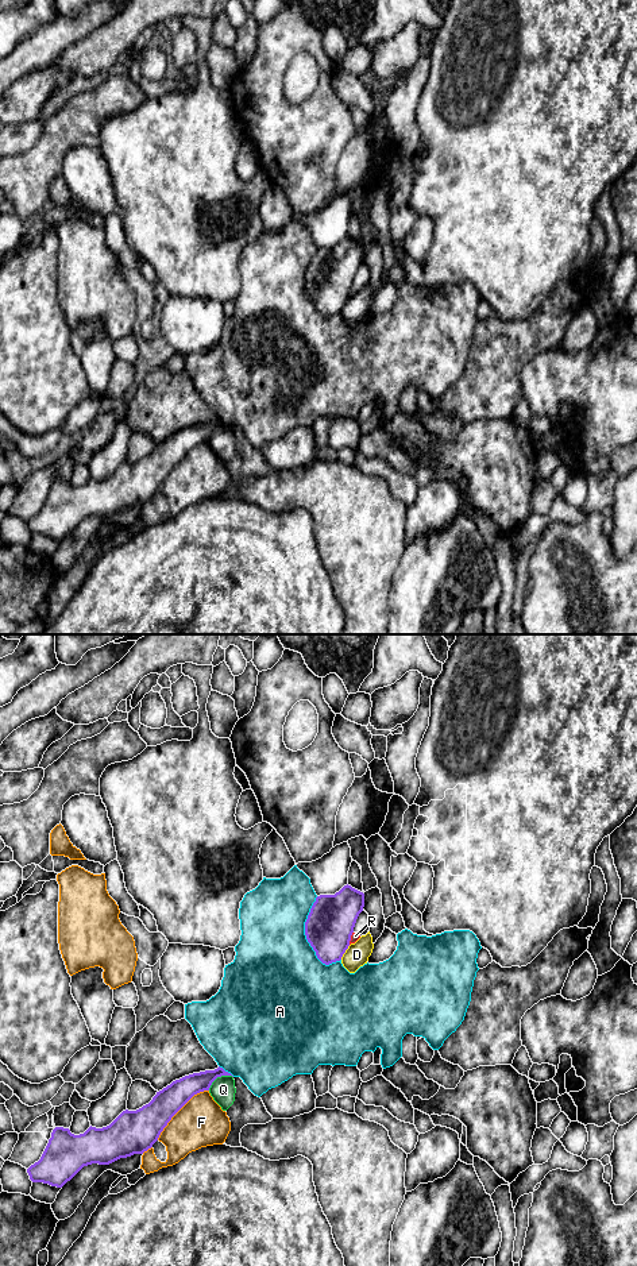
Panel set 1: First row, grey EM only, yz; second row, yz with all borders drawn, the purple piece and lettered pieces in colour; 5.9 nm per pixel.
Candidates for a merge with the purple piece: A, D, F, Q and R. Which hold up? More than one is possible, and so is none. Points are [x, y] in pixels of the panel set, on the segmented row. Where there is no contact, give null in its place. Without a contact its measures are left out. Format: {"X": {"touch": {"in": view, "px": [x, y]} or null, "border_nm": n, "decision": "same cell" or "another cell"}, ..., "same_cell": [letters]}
{"A": {"touch": {"in": "yz", "px": [305, 933]}, "border_nm": 420, "decision": "another cell"}, "D": {"touch": {"in": "yz", "px": [344, 952]}, "border_nm": 110, "decision": "another cell"}, "F": {"touch": {"in": "yz", "px": [178, 1110]}, "border_nm": 440, "decision": "another cell"}, "Q": {"touch": {"in": "yz", "px": [219, 1076]}, "border_nm": 170, "decision": "another cell"}, "R": {"touch": {"in": "yz", "px": [350, 938]}, "border_nm": 80, "decision": "another cell"}, "same_cell": []}

